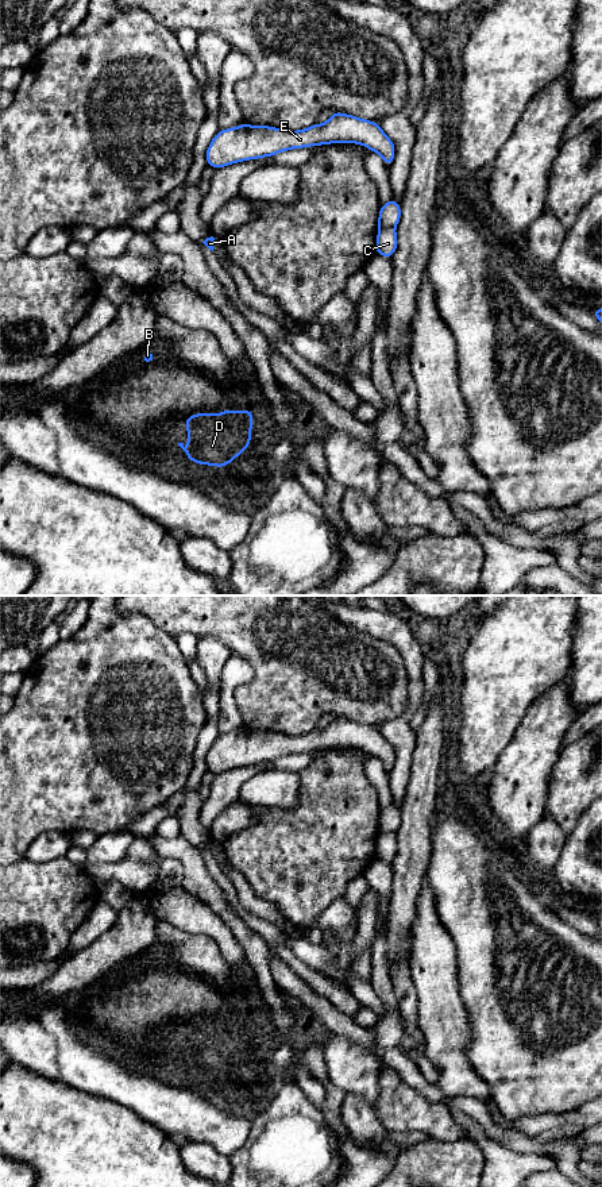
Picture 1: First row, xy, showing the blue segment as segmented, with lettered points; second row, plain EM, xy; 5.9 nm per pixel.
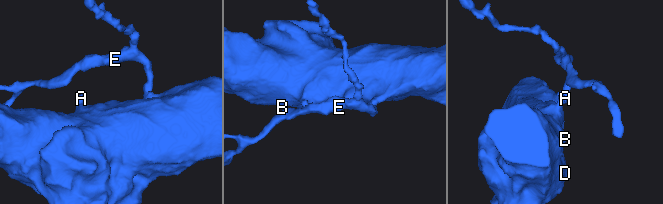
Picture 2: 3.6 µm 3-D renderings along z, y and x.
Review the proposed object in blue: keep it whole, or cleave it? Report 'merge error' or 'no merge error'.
merge error

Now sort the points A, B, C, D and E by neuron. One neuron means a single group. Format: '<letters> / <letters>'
A B C D / E

